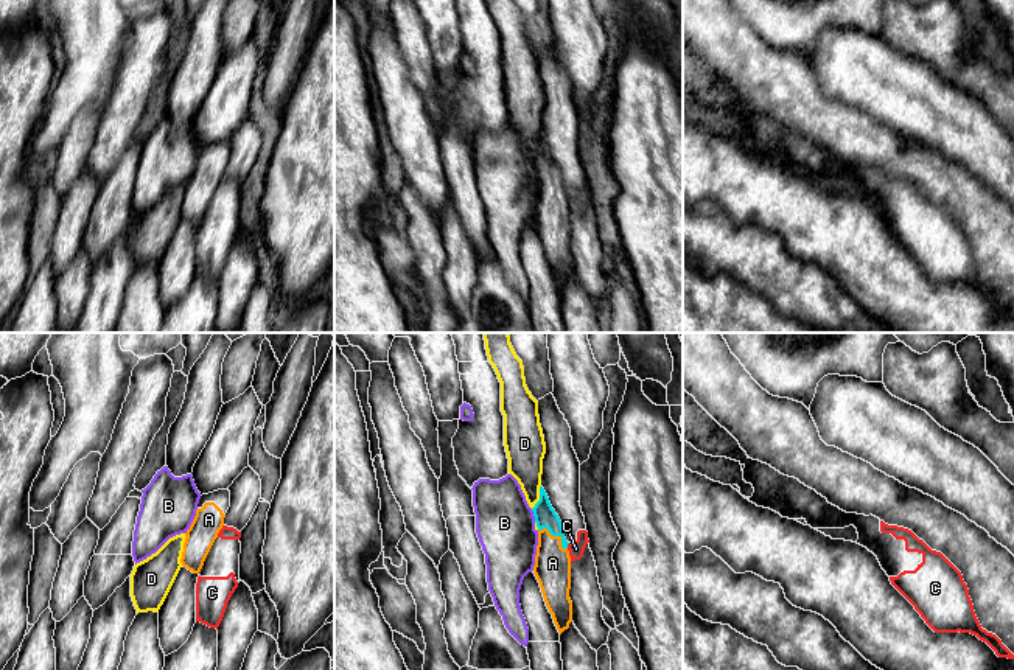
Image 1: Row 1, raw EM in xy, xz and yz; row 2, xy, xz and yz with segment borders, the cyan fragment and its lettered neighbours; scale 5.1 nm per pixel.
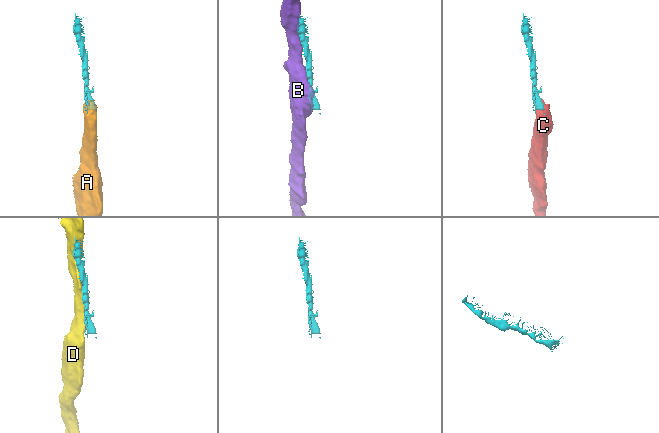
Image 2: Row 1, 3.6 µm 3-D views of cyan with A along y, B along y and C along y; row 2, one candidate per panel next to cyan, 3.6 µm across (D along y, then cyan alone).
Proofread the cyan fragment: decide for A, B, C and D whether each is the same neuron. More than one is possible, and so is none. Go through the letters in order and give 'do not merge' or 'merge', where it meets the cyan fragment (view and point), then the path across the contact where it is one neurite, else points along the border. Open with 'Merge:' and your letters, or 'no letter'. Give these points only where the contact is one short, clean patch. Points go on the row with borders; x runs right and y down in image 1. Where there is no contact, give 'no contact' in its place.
Merge: A
A: merge | xz (555, 535)
B: do not merge | xz (534, 515)
C: do not merge | xz (566, 546) | along xz (569, 543), (566, 547)
D: do not merge | xz (540, 498)

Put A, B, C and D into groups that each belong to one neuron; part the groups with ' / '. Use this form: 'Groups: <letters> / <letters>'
Groups: A / B / C / D

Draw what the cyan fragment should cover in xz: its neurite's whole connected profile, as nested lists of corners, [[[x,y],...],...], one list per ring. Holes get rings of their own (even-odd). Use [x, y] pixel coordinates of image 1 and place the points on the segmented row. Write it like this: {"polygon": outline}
{"polygon": [[[543,487],[540,501],[532,508],[538,527],[538,546],[533,574],[540,583],[546,606],[561,634],[572,622],[571,589],[571,557],[563,525],[552,508]]]}

